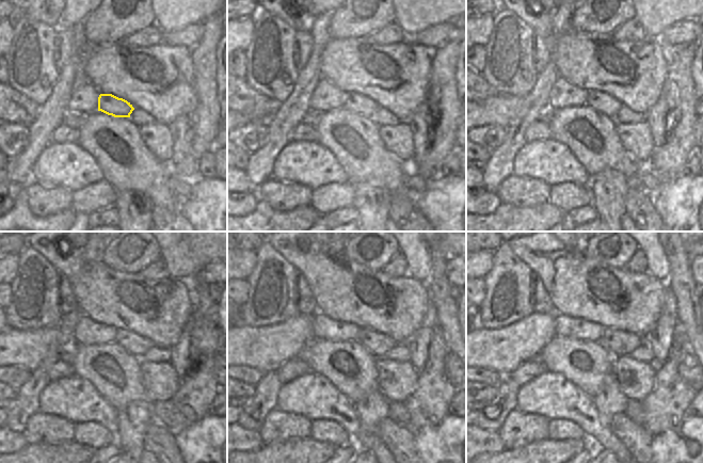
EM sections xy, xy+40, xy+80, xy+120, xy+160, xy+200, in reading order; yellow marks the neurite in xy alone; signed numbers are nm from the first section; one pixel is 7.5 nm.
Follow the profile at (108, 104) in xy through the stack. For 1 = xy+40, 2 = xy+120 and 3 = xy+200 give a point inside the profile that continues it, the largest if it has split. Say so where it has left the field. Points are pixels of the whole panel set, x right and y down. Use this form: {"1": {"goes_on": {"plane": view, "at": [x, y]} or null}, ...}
{"1": {"goes_on": {"plane": "xy+40", "at": [364, 106]}}, "2": {"goes_on": {"plane": "xy+120", "at": [133, 344]}}, "3": {"goes_on": {"plane": "xy+200", "at": [618, 342]}}}

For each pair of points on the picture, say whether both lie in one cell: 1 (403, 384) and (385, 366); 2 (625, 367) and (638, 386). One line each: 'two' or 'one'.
1: one
2: one

